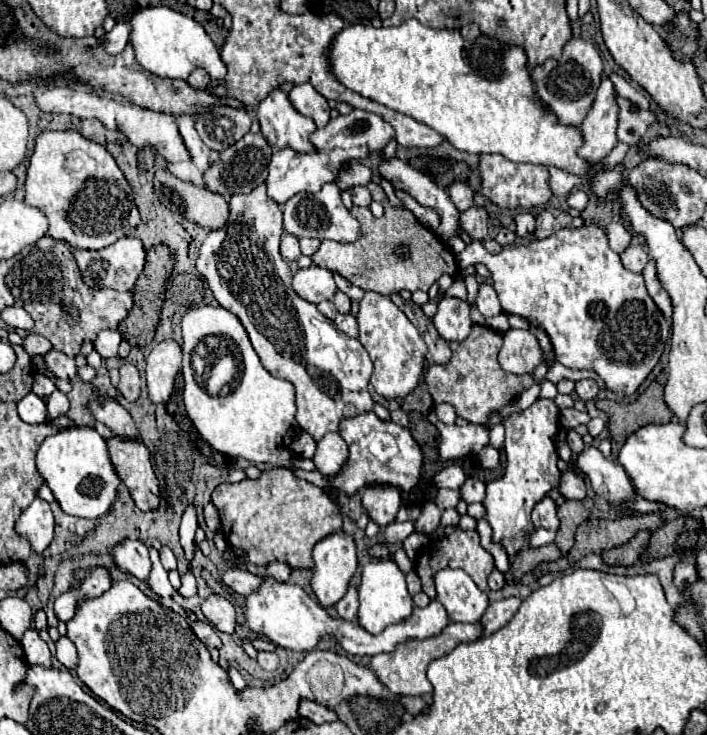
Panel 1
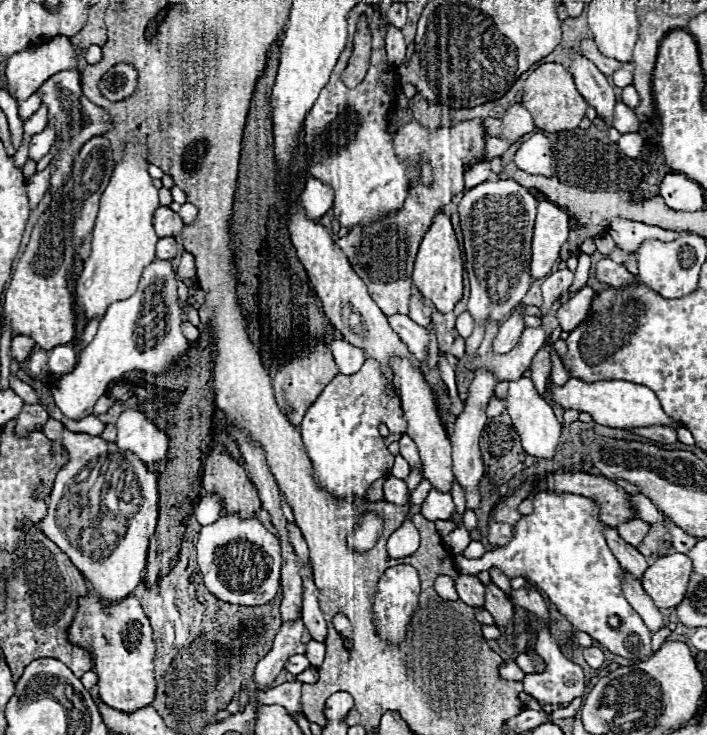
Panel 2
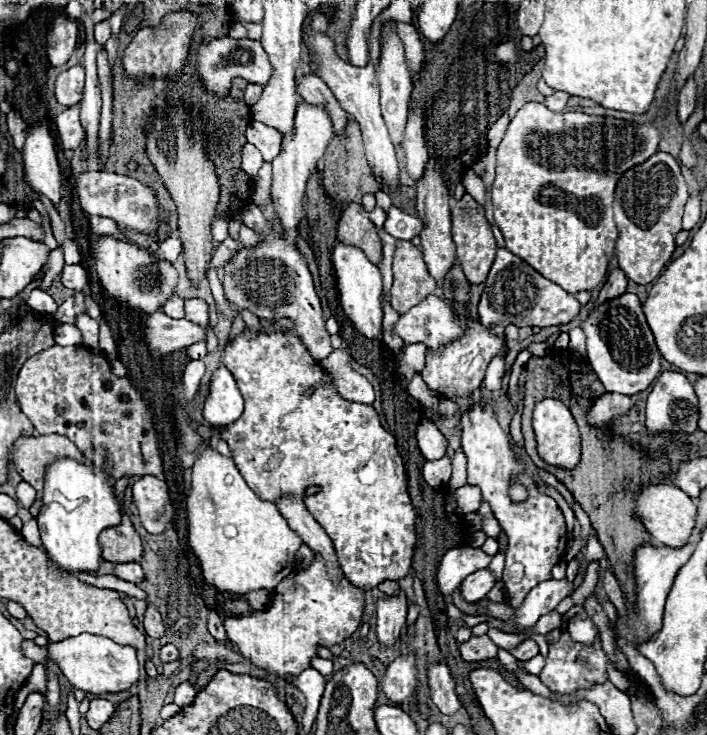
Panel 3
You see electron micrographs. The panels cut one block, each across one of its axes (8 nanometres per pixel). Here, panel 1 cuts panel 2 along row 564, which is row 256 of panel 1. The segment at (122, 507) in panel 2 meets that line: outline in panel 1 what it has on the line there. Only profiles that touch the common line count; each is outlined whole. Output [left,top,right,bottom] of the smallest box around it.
[74,236,146,292]

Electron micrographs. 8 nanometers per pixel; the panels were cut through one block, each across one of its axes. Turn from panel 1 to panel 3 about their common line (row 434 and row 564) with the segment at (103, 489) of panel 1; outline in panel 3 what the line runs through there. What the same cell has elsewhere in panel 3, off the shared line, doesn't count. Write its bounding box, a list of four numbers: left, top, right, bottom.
[36,456,122,572]

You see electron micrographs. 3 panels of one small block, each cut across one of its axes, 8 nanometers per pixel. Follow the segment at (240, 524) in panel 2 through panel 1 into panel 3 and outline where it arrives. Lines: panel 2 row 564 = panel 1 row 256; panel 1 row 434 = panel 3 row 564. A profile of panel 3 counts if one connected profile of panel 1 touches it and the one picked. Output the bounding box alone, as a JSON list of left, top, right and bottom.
[224,556,364,676]

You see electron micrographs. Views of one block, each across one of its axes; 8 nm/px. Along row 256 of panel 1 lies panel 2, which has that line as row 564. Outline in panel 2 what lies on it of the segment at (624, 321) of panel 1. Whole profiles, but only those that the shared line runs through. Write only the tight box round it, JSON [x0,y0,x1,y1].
[454,490,650,660]

